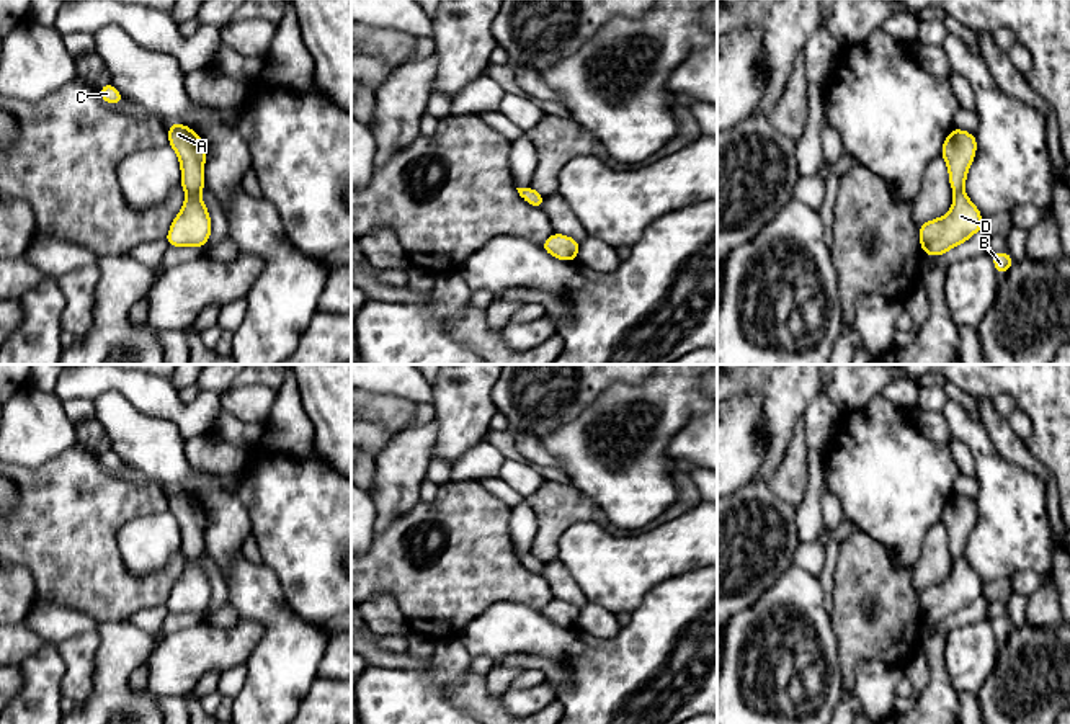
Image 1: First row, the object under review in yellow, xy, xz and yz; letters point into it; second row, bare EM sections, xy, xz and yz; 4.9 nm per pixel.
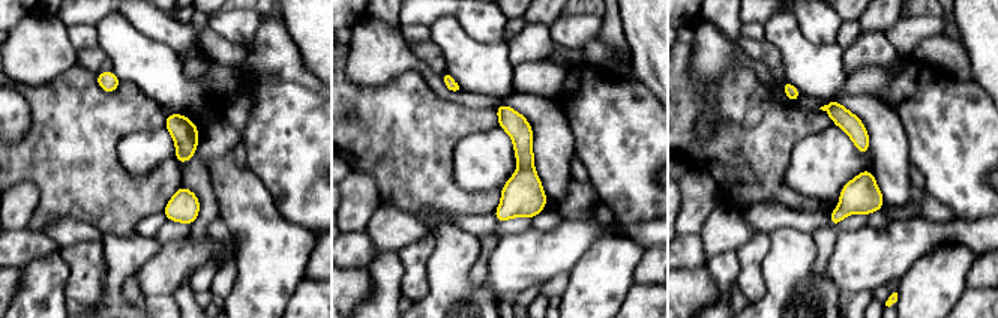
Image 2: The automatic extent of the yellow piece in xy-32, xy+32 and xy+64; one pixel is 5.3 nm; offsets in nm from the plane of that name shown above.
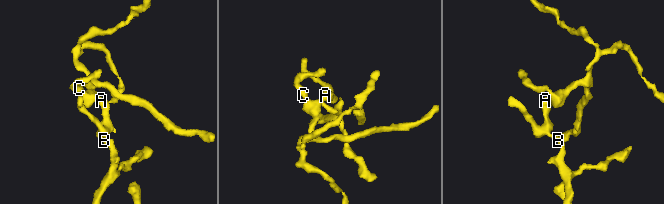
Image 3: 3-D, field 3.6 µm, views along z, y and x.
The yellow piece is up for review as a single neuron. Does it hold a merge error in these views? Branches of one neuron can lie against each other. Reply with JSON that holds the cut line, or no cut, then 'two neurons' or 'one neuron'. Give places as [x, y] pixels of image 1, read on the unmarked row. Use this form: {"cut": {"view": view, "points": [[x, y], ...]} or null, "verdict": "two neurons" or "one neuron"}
{"cut": null, "verdict": "one neuron"}

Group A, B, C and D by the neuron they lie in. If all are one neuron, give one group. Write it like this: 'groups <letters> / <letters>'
groups A B C D

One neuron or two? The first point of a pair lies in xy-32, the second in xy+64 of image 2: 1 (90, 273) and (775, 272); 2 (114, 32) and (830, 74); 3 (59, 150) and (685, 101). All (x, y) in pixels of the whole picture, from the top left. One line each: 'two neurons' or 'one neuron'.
1: two neurons
2: one neuron
3: one neuron

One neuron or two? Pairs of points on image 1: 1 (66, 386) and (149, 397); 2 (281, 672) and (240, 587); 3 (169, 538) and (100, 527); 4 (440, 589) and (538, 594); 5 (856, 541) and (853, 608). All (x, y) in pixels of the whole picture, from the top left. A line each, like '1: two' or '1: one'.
1: one
2: one
3: two
4: one
5: one

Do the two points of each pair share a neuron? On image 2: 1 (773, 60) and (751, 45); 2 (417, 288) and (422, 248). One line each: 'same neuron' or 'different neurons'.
1: same neuron
2: same neuron

